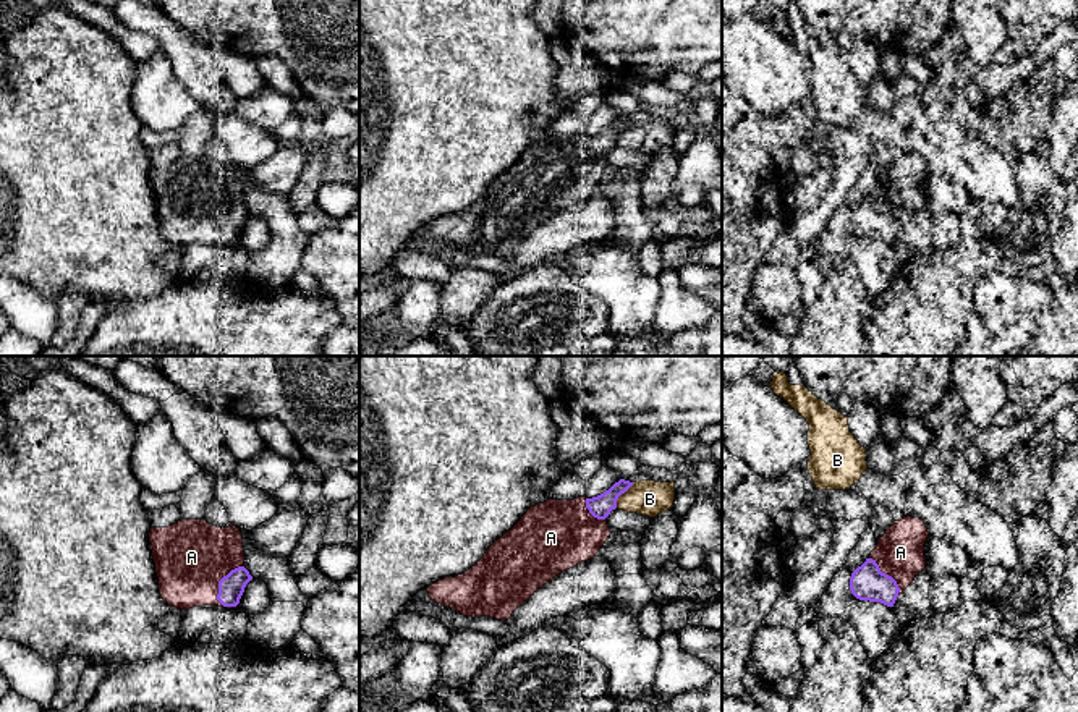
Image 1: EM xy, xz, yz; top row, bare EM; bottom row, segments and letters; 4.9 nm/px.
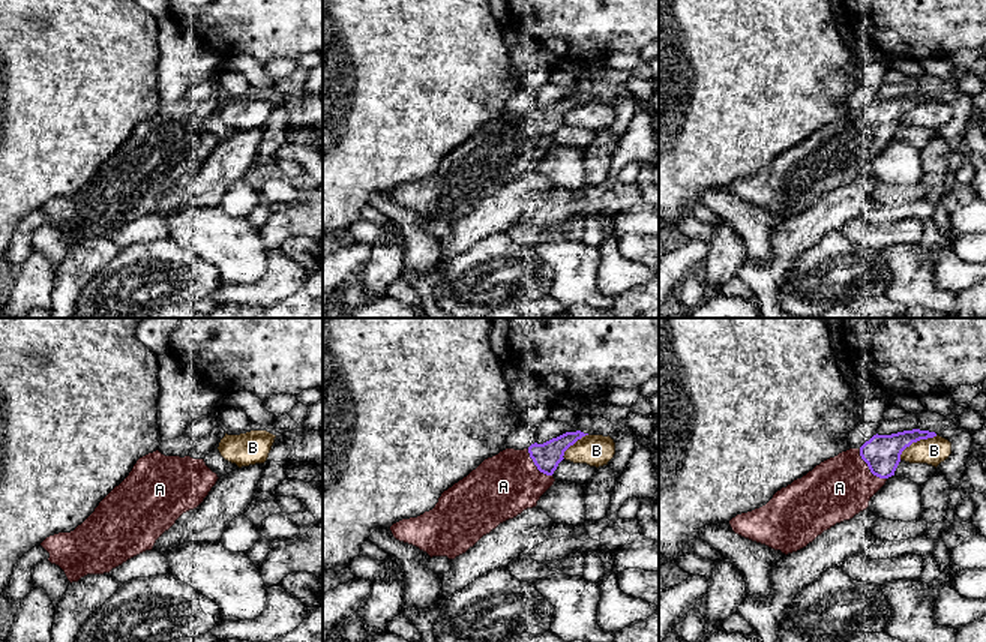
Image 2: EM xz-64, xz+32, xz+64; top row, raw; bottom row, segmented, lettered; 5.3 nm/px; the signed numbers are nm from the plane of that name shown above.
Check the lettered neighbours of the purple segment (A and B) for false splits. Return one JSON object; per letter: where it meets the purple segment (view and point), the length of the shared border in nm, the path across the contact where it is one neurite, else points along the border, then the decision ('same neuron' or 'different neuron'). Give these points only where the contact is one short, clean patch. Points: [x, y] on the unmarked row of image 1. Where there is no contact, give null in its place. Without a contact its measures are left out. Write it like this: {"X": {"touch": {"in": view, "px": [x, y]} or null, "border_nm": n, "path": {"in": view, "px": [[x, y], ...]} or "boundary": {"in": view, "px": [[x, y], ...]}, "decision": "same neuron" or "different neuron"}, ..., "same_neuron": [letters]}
{"A": {"touch": {"in": "xy", "px": [219, 219]}, "border_nm": 240, "decision": "same neuron"}, "B": {"touch": {"in": "xz", "px": [620, 131]}, "border_nm": 160, "decision": "different neuron"}, "same_neuron": ["A"]}

